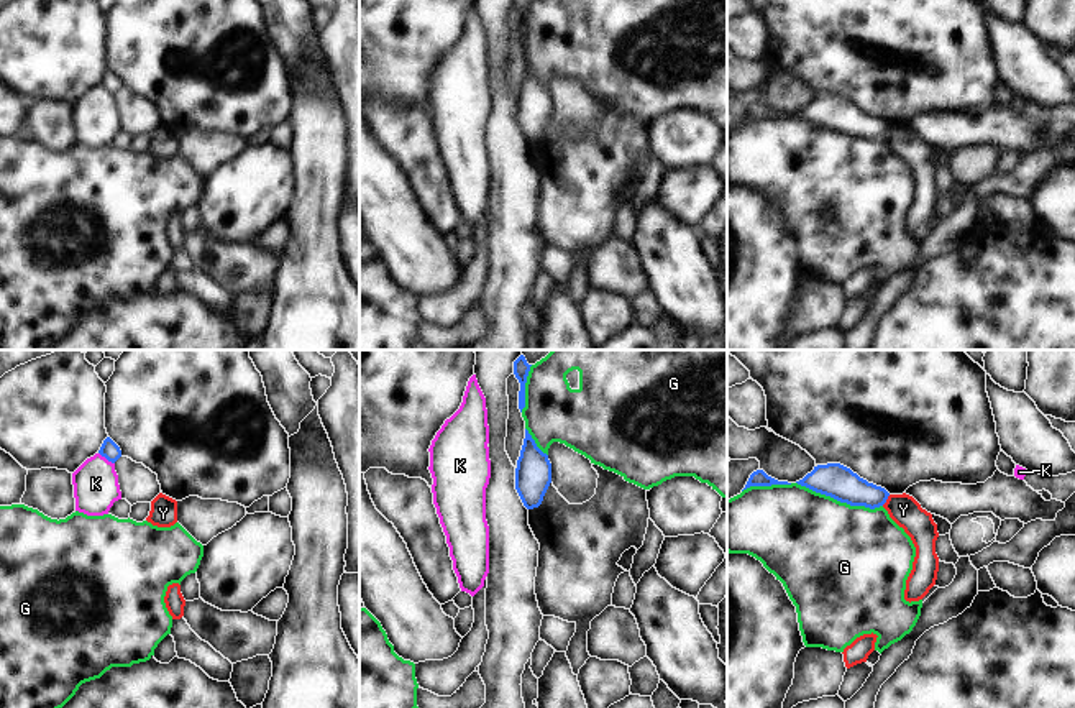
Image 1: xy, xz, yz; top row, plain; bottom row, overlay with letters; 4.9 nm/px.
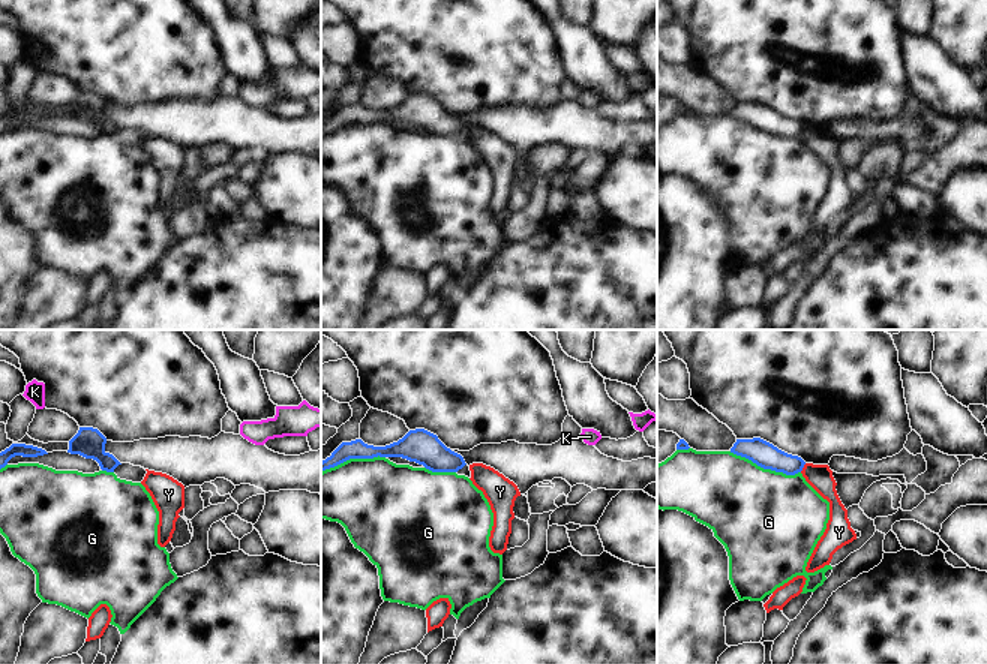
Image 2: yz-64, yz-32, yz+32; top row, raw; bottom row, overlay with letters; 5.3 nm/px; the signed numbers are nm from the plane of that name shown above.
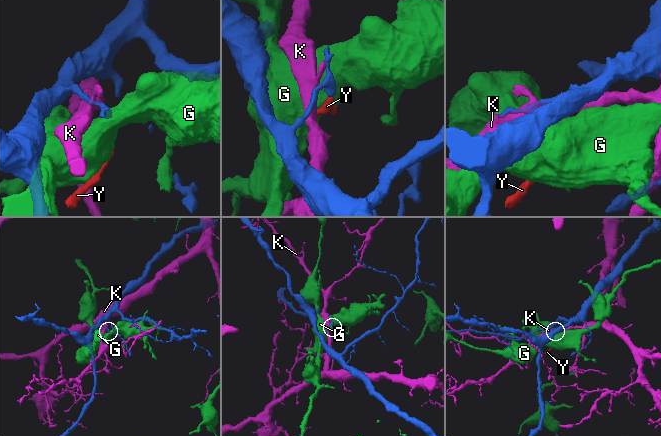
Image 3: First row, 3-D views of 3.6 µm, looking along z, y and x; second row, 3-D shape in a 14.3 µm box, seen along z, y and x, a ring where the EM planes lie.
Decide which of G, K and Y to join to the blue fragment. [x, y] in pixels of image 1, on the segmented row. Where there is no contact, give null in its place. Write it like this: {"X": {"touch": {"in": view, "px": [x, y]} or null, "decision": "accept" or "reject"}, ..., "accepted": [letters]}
{"G": {"touch": {"in": "yz", "px": [839, 500]}, "decision": "reject"}, "K": {"touch": {"in": "xy", "px": [107, 459]}, "decision": "reject"}, "Y": {"touch": {"in": "yz", "px": [887, 498]}, "decision": "reject"}, "accepted": []}

